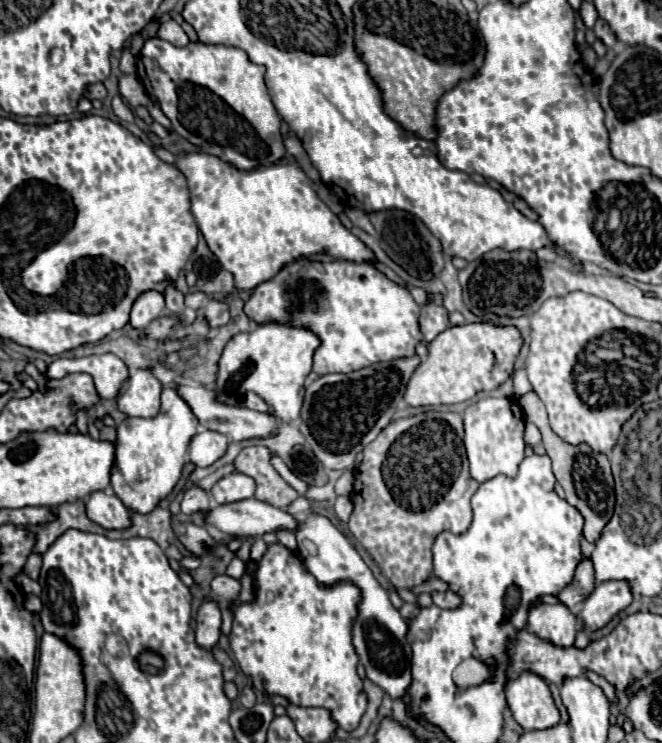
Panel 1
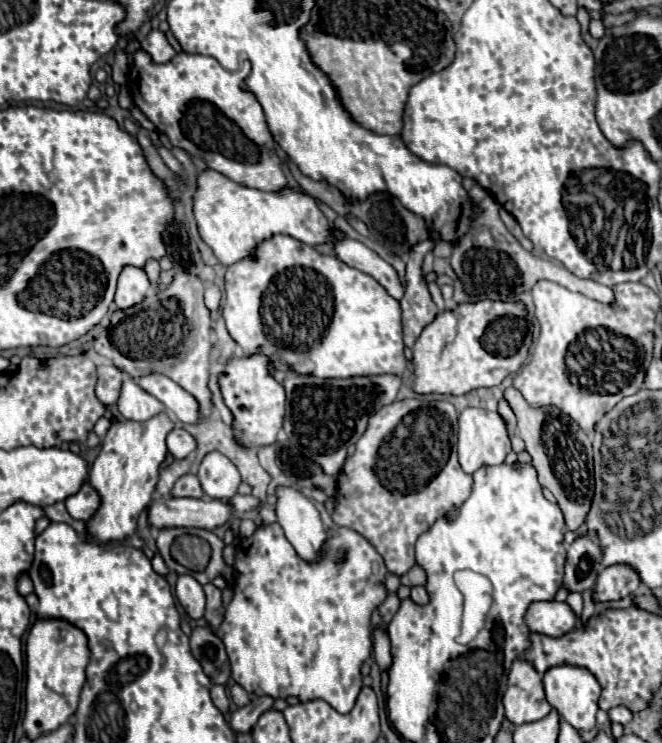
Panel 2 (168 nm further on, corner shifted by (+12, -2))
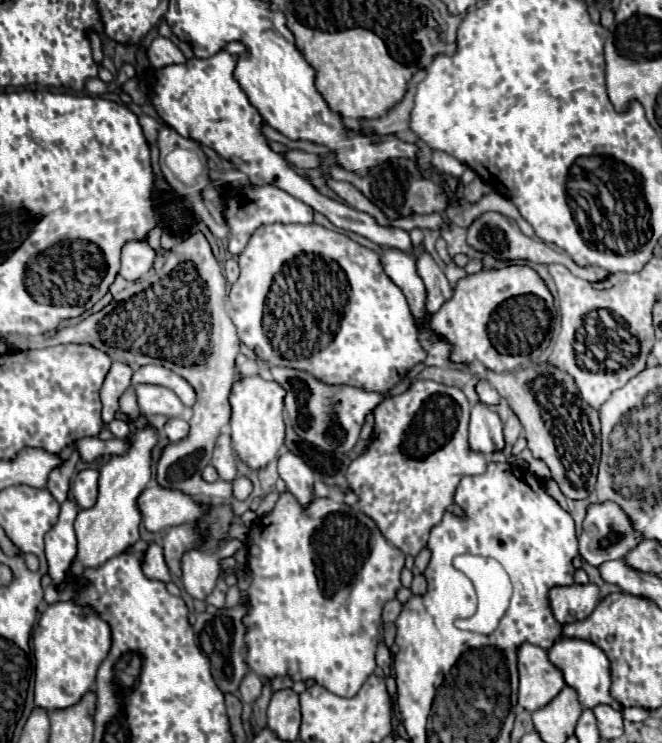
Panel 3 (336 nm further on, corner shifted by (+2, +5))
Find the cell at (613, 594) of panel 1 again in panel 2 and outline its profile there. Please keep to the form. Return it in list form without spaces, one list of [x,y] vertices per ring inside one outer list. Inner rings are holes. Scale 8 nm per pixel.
[[[616,564],[612,568],[604,568],[598,574],[596,586],[592,590],[594,602],[610,602],[610,600],[622,600],[628,594],[634,594],[640,590],[640,578],[638,574],[622,564]]]

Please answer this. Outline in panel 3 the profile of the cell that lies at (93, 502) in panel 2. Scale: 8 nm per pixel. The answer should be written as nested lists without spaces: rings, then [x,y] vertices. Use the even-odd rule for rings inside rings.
[[[84,469],[72,481],[72,495],[80,507],[92,507],[98,497],[98,471]]]

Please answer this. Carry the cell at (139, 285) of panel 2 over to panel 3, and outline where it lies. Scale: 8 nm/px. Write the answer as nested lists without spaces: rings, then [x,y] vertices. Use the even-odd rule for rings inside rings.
[[[128,241],[122,247],[120,275],[128,281],[136,281],[136,279],[144,277],[152,269],[154,257],[156,257],[156,253],[146,241]]]

